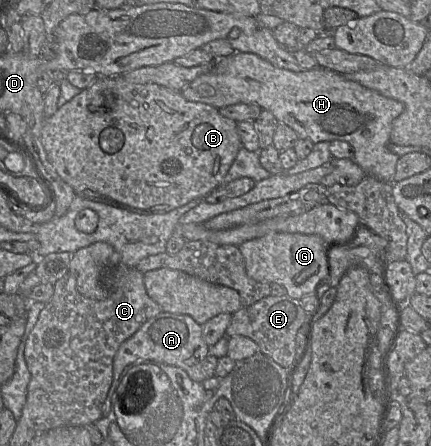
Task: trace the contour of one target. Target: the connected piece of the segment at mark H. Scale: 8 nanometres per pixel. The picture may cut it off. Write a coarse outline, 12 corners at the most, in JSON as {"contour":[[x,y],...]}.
{"contour":[[234,52],[180,93],[270,111],[393,183],[404,104],[320,66]]}

